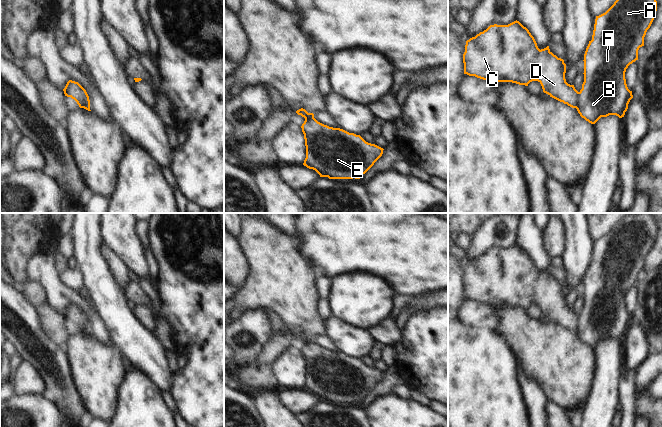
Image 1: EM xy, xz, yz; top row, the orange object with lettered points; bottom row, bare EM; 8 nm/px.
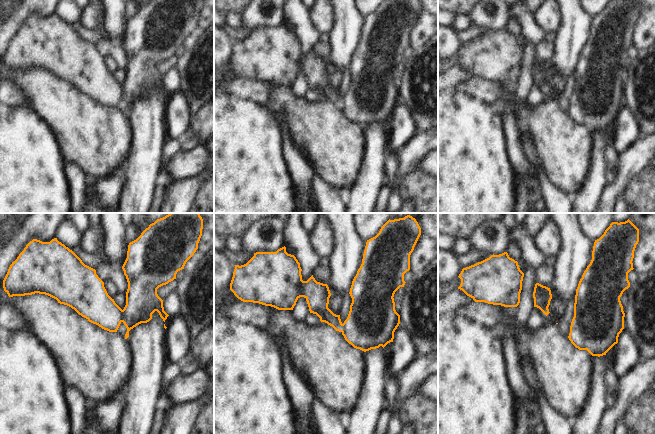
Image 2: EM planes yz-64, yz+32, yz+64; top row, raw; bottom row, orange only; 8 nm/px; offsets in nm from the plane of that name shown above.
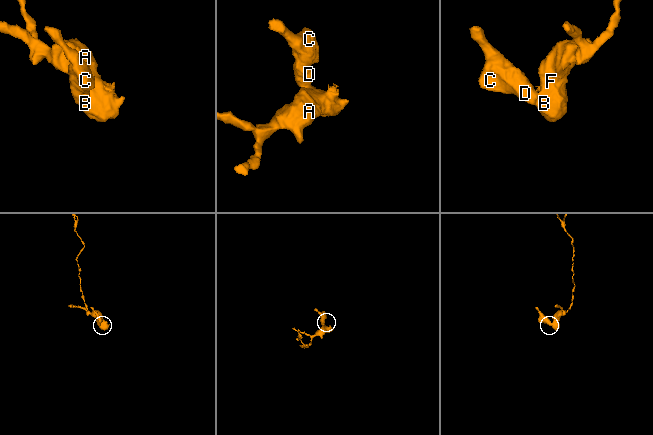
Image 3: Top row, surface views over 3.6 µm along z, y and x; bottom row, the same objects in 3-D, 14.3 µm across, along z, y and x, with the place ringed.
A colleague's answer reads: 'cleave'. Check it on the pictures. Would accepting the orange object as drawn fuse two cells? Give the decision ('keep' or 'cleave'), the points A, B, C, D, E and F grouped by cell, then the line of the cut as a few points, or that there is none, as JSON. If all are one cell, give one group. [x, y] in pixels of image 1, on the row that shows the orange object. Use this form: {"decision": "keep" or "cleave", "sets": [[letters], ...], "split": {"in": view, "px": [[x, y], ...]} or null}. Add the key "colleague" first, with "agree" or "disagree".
{"colleague": "agree", "decision": "cleave", "sets": [["A", "B", "E", "F"], ["C", "D"]], "split": {"in": "yz", "px": [[579, 92], [576, 108]]}}

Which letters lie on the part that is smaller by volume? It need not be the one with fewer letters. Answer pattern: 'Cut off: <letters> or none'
Cut off: C, D

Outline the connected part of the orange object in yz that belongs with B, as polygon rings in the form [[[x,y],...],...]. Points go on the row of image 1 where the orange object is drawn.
[[[616,0],[603,14],[596,16],[592,40],[584,54],[584,82],[578,95],[577,111],[582,118],[595,124],[601,117],[616,115],[624,117],[628,104],[633,98],[626,84],[625,72],[630,64],[638,60],[638,50],[644,46],[644,37],[657,11],[656,0]]]

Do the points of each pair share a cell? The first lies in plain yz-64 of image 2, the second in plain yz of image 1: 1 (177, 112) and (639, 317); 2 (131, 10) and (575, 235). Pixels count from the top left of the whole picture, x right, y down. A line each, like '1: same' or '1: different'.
1: different
2: different

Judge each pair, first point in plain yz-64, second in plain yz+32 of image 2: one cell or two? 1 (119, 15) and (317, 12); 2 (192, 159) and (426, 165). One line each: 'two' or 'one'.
1: two
2: one

